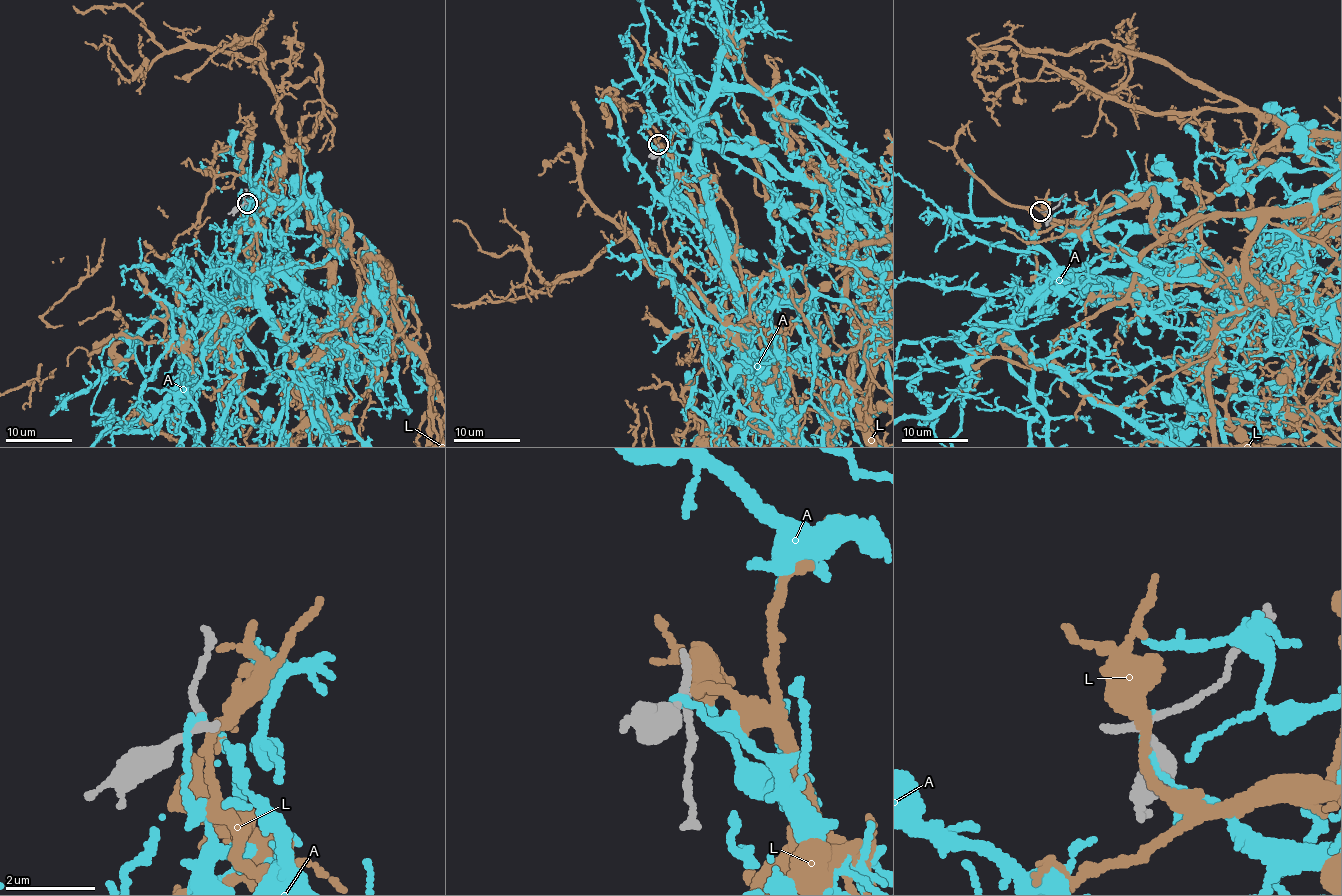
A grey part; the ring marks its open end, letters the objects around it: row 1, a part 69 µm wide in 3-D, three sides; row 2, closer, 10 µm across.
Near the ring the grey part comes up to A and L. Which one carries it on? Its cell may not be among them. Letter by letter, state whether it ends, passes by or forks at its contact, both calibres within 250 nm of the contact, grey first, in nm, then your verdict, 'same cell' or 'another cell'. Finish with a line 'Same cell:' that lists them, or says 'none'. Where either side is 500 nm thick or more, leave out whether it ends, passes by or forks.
A: it ends there; 200 nm thick on the grey side, 150 nm on the other; another cell
L: it passes by; 190 nm thick on the grey side, 320 nm on the other; another cell
Same cell: none

